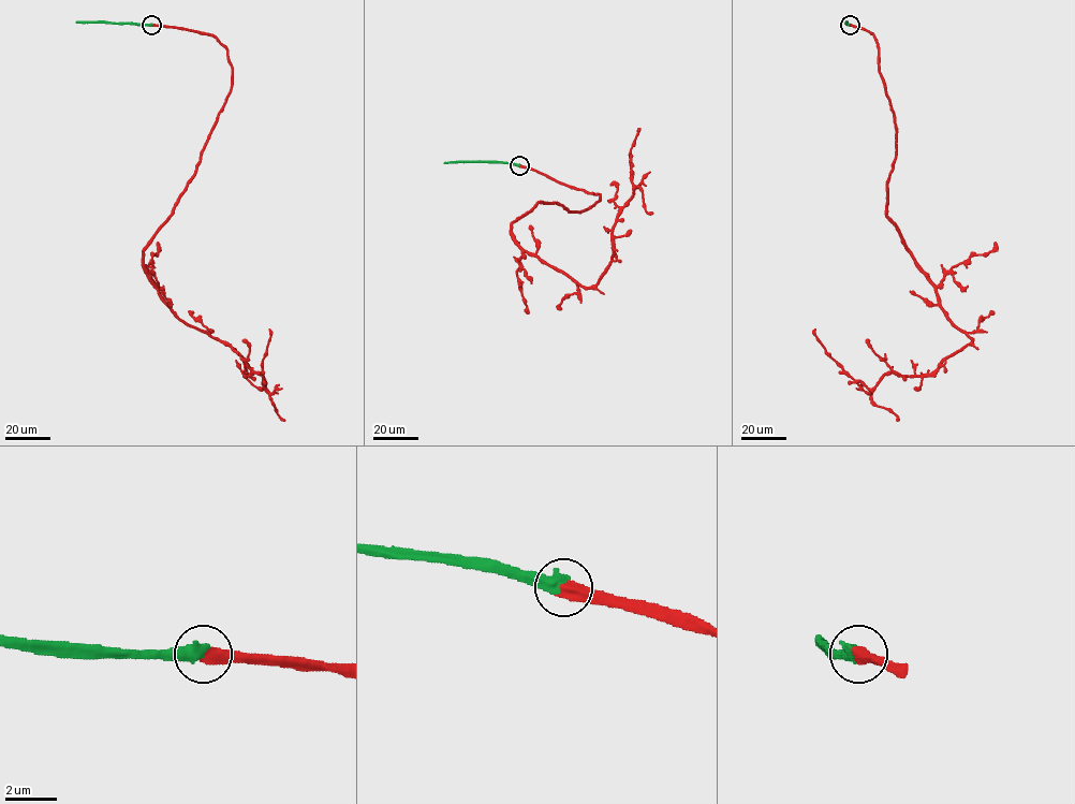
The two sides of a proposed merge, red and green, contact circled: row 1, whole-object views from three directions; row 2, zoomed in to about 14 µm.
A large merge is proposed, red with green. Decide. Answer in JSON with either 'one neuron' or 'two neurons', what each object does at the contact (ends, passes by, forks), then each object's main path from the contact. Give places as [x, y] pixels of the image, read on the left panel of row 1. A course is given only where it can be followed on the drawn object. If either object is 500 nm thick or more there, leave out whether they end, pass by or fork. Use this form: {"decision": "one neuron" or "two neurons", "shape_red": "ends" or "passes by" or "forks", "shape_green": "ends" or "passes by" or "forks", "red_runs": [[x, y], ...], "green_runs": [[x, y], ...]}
{"decision": "one neuron", "red_runs": [[151, 25], [212, 35], [232, 84], [144, 269], [179, 318], [230, 345], [265, 389], [269, 329]], "green_runs": [[151, 25], [76, 23]]}

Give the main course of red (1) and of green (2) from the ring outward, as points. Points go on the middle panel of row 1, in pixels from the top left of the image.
1: (519, 165), (600, 194), (579, 212), (539, 202), (511, 224), (524, 250), (592, 288), (632, 198), (637, 131)
2: (519, 165), (444, 162)

